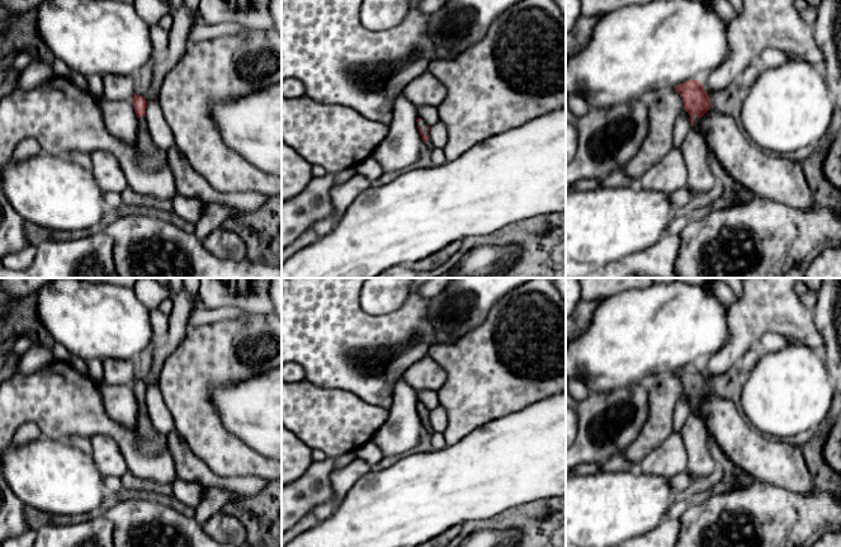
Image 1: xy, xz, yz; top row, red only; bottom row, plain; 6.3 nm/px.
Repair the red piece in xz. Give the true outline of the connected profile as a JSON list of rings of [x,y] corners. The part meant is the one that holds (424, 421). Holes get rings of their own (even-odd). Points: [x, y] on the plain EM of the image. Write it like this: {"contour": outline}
{"contour": [[[417,402],[416,407],[417,407],[417,412],[420,415],[420,420],[422,423],[424,430],[431,434],[433,428],[429,420],[430,410],[427,410],[421,402]]]}

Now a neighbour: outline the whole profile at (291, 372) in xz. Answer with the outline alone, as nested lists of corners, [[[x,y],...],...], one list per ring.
[[[289,362],[282,366],[282,381],[301,382],[304,379],[304,369],[302,366]]]

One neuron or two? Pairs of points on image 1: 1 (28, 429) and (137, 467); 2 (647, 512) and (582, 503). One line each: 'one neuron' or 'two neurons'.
1: two neurons
2: one neuron

